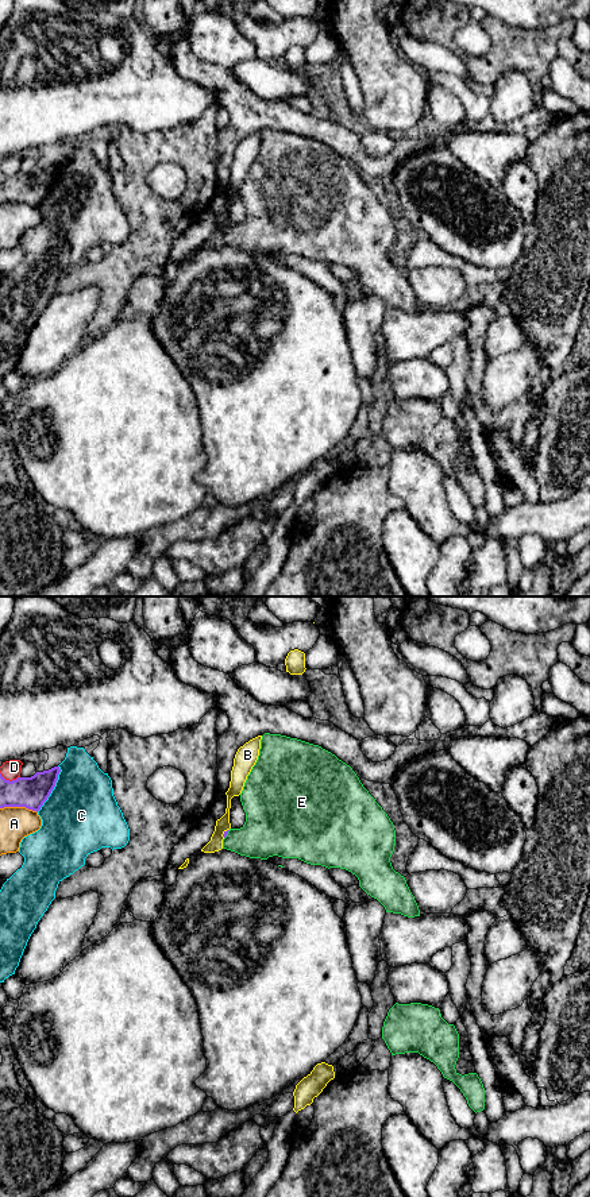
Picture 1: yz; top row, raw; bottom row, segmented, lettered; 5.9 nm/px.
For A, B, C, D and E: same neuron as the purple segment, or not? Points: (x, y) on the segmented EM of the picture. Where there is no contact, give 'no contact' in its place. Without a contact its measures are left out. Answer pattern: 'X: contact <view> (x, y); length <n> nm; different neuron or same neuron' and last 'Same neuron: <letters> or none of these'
A: contact yz (19, 806); length 220 nm; different neuron
B: contact yz (224, 833); length 70 nm; different neuron
C: contact yz (53, 788); length 300 nm; different neuron
D: contact yz (8, 780); length 120 nm; different neuron
E: contact yz (227, 833); length 70 nm; different neuron
Same neuron: none of these

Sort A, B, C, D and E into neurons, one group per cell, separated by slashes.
A / B / C / D / E

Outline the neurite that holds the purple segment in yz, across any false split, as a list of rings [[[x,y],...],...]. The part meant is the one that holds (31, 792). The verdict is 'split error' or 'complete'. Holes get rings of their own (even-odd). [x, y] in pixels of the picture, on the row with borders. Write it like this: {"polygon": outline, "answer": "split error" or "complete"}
{"polygon": [[[54,767],[12,781],[0,773],[0,808],[26,807],[38,812],[54,789],[59,772],[59,767]]], "answer": "complete"}

